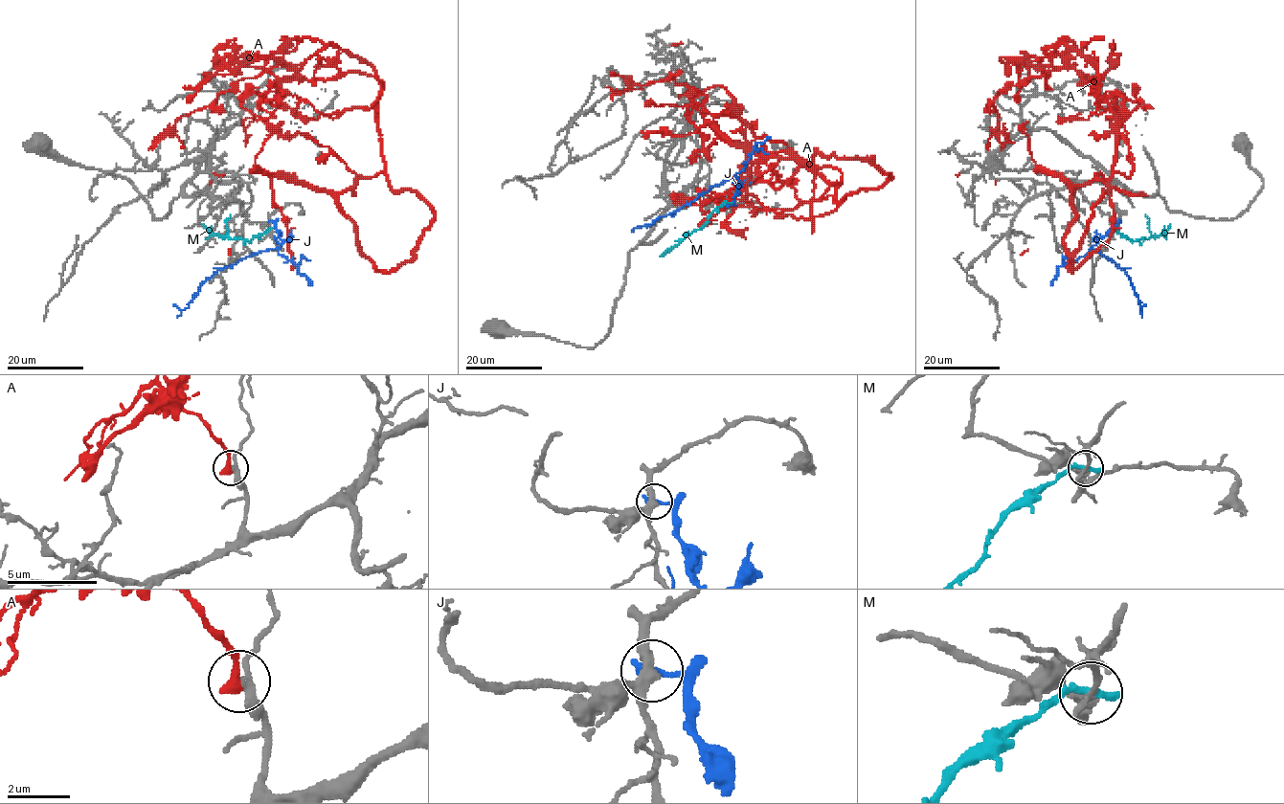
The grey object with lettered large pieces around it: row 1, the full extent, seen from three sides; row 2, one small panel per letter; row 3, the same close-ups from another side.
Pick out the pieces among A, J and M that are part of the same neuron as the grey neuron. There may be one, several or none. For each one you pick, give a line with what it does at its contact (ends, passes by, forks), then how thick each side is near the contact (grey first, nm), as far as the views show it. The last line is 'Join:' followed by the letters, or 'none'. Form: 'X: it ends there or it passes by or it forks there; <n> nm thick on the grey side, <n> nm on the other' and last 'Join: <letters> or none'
Join: none

